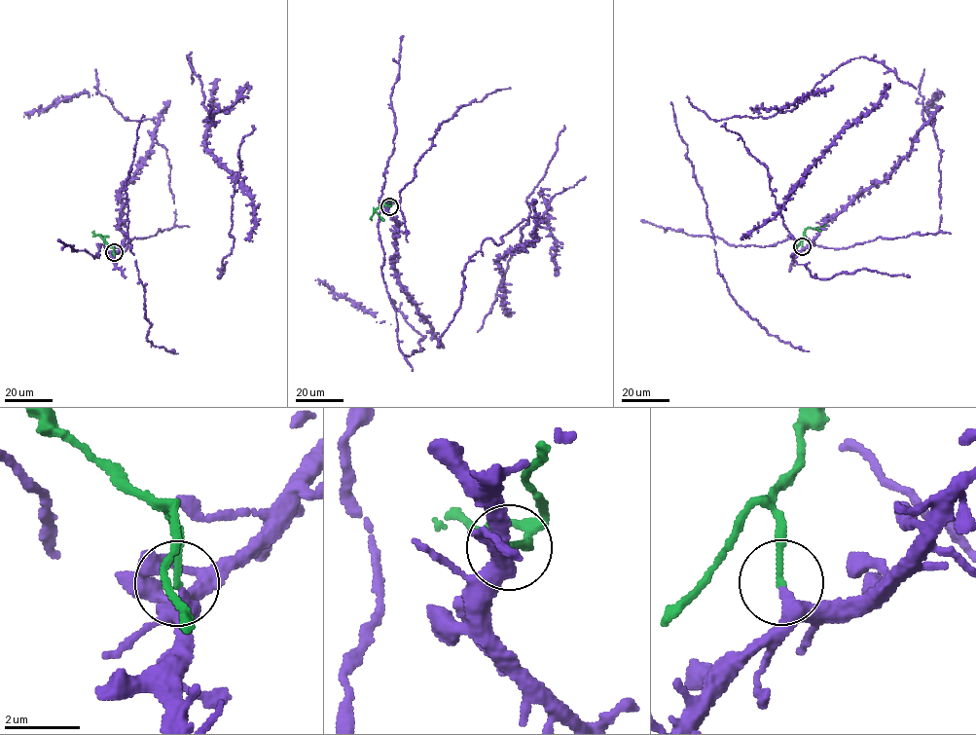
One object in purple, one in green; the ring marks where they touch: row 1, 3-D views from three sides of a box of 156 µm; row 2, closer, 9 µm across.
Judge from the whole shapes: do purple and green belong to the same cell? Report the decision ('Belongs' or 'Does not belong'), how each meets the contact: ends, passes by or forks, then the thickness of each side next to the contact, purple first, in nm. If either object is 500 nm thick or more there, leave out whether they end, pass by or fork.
Does not belong. At the ring purple passes by. At the ring green ends. Thickness 280 nm (purple) against 150 nm

